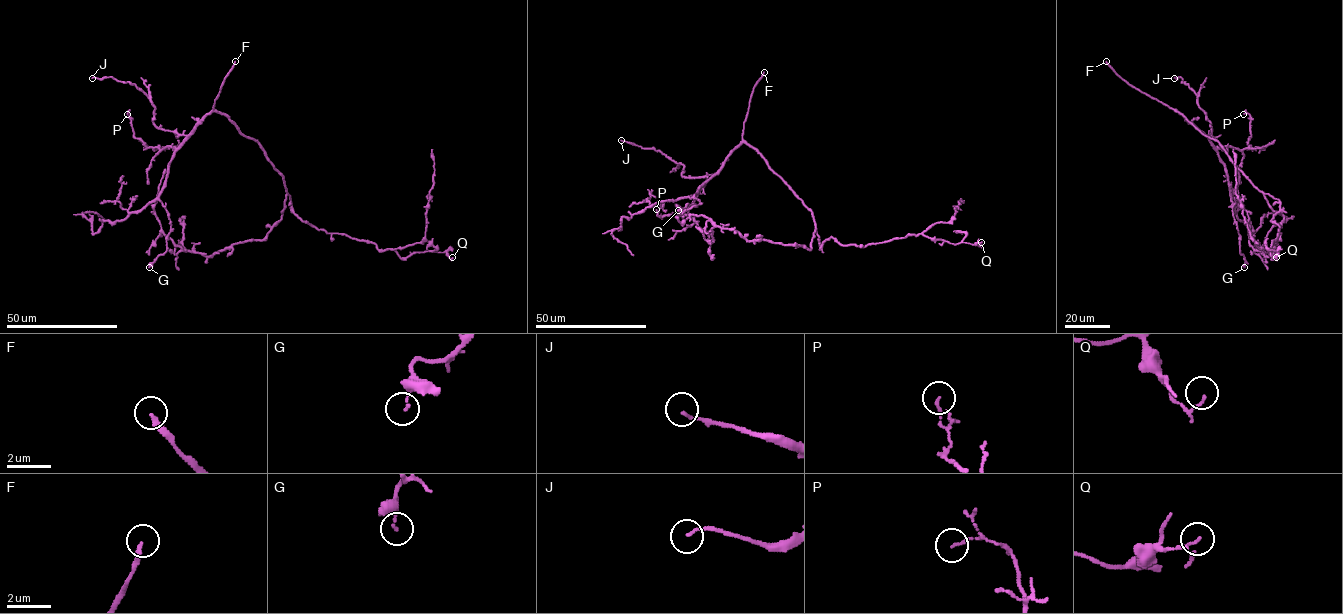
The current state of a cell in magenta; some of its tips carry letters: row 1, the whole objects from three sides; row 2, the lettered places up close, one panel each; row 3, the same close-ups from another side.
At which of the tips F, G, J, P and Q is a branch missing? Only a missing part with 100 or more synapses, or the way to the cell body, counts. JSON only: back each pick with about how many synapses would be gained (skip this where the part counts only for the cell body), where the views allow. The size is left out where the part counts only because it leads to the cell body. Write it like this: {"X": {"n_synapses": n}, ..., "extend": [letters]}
{"extend": ["F"]}

